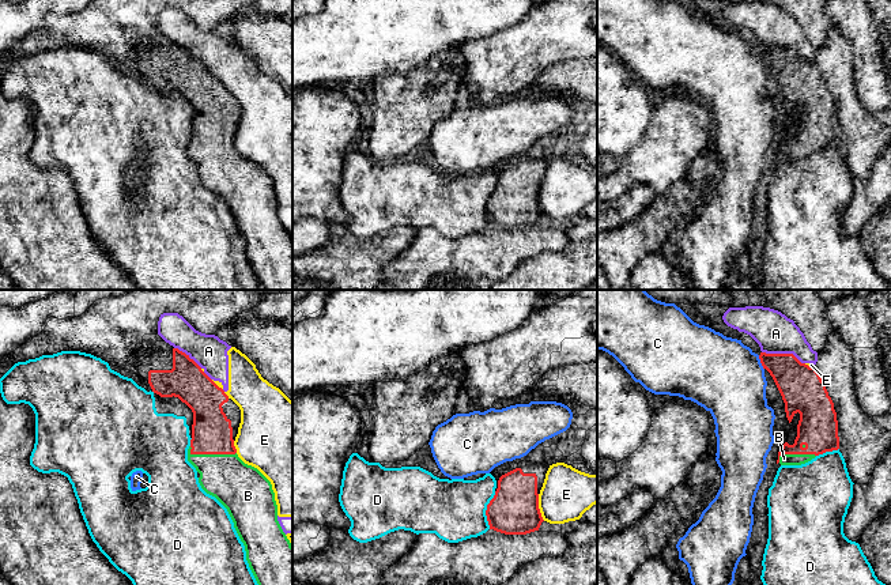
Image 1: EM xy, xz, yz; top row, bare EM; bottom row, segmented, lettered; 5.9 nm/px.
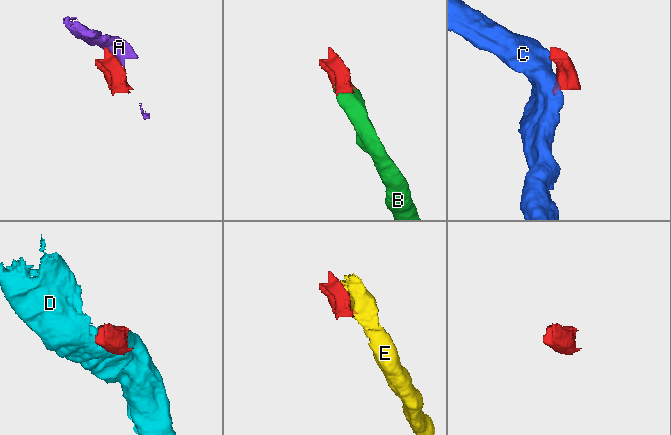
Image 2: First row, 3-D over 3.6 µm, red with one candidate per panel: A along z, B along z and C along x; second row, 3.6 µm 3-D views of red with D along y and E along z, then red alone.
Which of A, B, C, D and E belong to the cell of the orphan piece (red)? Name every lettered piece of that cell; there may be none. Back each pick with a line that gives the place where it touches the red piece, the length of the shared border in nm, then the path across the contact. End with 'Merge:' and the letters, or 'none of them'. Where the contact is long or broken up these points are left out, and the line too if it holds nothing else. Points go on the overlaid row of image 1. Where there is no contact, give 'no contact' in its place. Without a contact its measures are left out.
B: meets red in xy at (211, 453); contact 280 nm long
Merge: B

